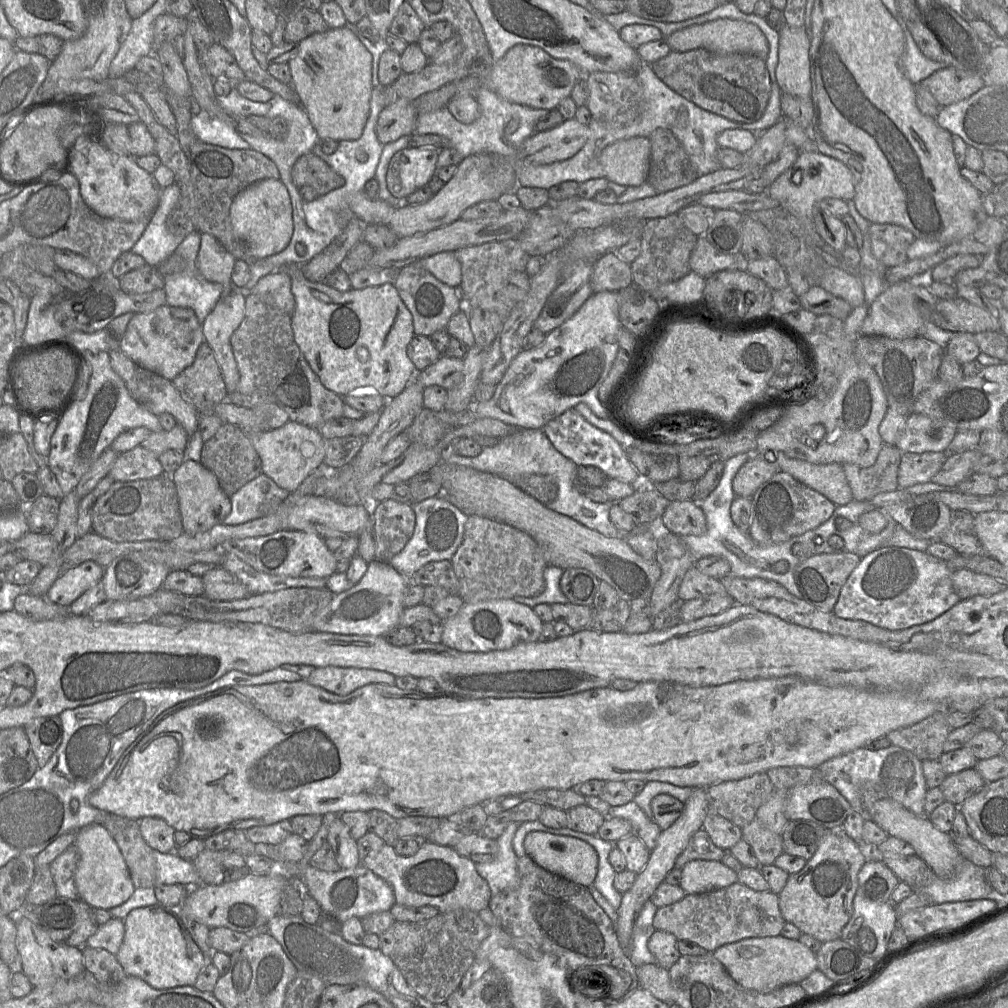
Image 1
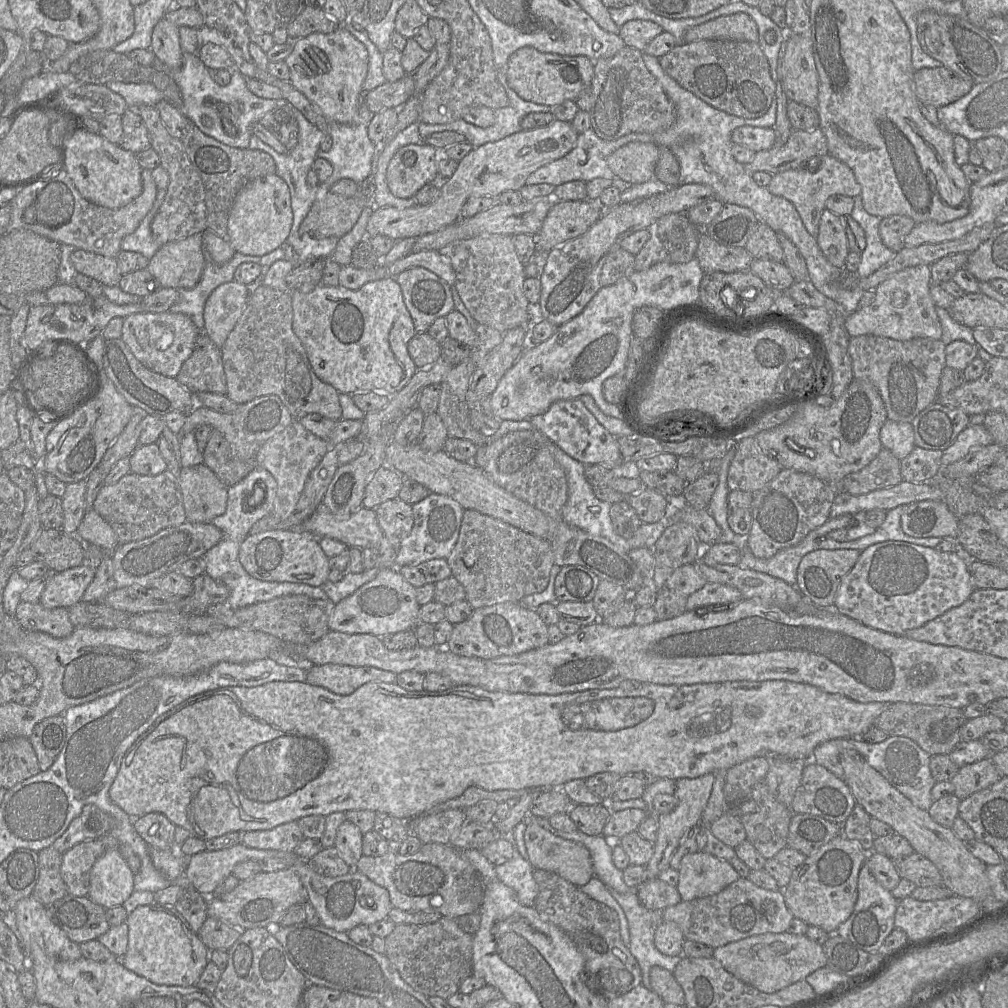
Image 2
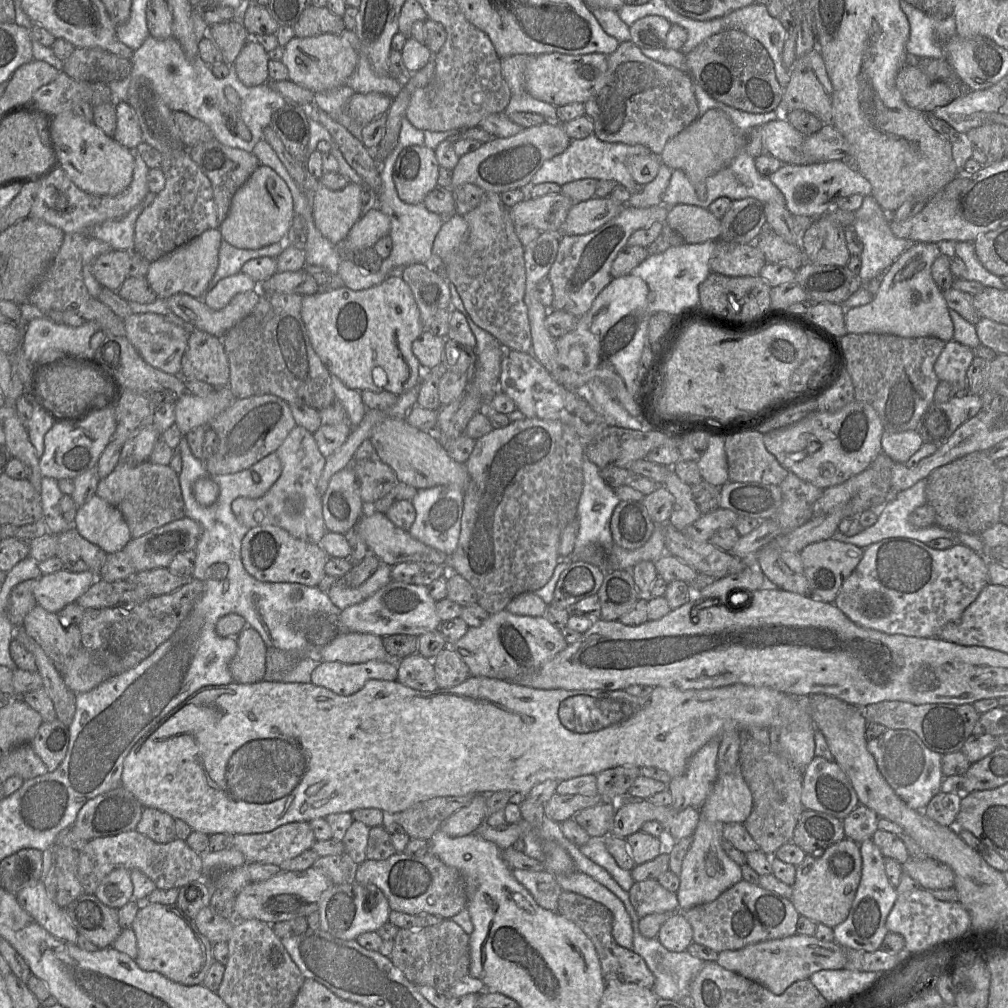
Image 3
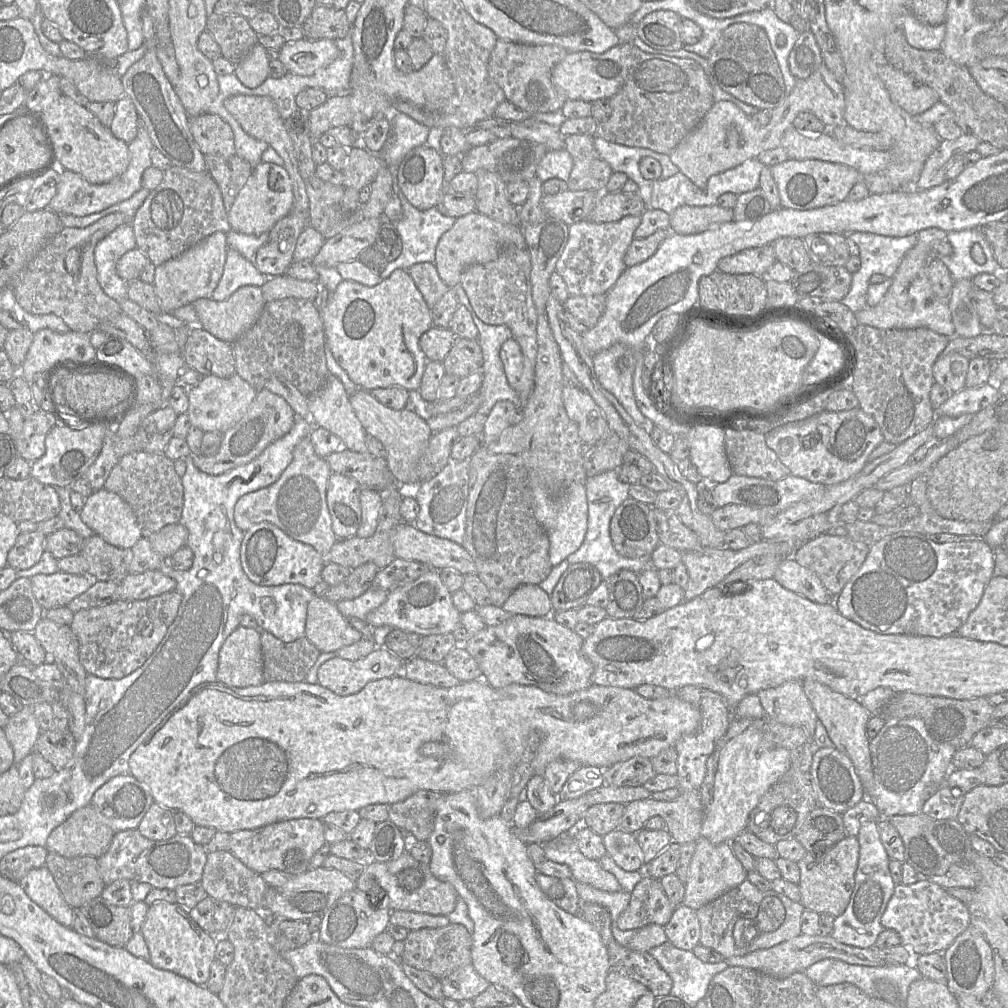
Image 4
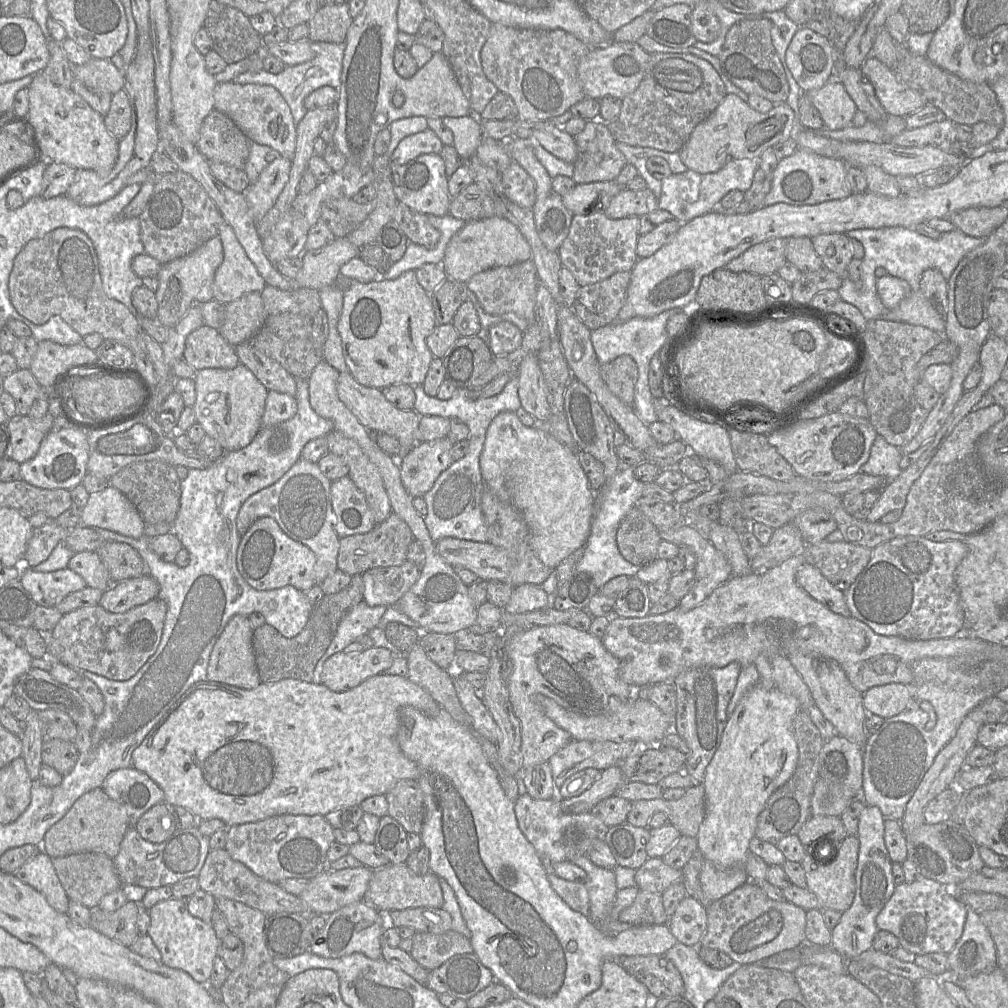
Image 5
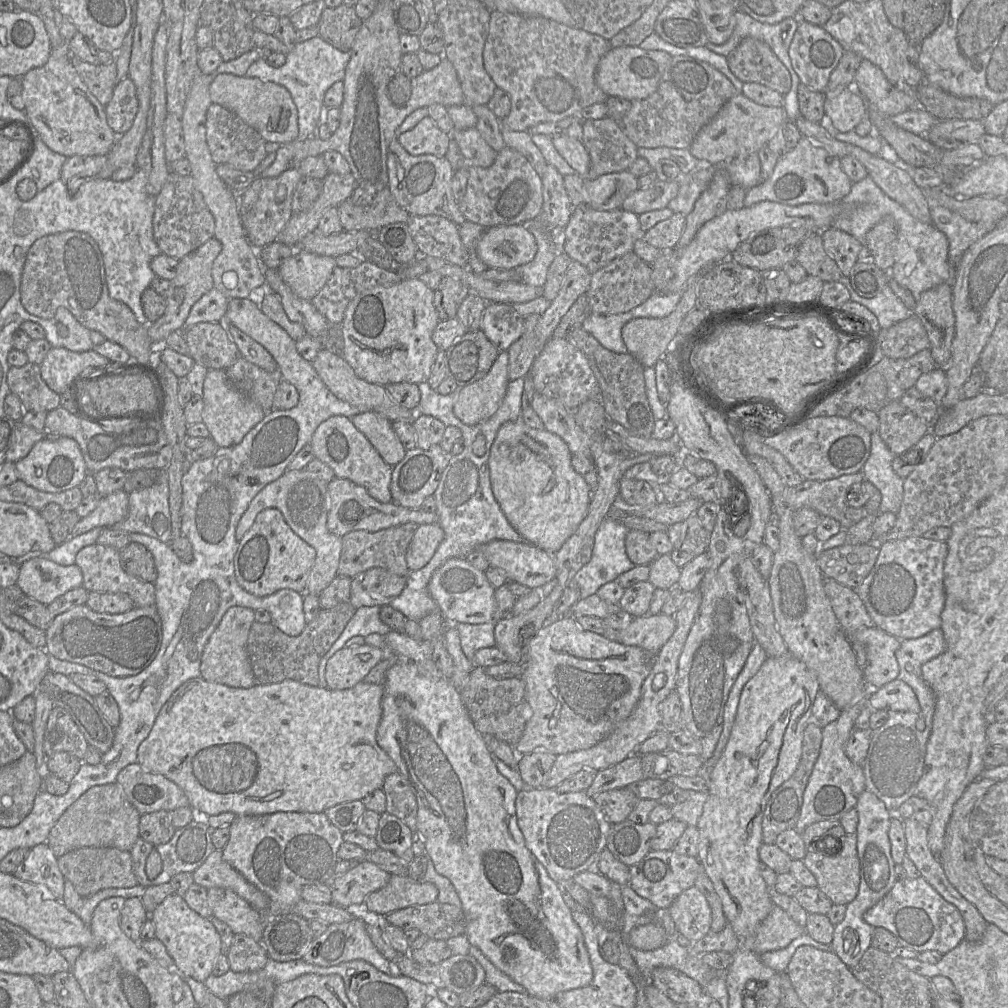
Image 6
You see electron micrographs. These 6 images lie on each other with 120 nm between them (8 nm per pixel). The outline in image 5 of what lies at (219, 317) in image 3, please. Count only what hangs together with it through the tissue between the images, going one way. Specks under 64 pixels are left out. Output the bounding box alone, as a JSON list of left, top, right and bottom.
[220,292,267,346]

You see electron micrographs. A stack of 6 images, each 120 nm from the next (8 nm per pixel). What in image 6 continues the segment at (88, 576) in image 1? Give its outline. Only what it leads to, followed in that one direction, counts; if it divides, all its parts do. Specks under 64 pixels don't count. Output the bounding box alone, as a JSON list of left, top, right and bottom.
[16,556,83,606]

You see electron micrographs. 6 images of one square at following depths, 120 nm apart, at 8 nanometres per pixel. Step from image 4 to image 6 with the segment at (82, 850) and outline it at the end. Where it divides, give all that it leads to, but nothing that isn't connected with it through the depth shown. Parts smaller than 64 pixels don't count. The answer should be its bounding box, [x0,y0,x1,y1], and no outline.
[46,783,140,858]

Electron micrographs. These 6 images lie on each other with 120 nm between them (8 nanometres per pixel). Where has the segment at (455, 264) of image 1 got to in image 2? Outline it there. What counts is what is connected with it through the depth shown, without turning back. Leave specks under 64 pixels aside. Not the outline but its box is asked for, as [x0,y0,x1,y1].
[386,251,455,286]

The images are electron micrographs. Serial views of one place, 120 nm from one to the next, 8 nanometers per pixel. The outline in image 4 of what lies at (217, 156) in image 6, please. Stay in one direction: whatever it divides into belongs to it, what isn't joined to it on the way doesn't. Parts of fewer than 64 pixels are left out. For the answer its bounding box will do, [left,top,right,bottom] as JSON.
[188,113,235,157]

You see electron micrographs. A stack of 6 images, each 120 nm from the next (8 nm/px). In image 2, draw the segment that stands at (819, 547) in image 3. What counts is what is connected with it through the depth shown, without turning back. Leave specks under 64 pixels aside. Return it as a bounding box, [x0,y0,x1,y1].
[797,549,860,609]

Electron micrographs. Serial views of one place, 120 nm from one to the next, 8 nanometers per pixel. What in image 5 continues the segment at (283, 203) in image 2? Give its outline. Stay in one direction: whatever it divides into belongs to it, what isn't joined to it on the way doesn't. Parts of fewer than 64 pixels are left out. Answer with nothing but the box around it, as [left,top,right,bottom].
[245,156,292,220]

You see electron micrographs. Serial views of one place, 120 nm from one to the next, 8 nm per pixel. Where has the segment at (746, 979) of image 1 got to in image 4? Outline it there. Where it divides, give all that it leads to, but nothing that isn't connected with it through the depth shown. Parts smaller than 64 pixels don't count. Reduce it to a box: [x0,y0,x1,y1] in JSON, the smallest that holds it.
[726,934,887,979]

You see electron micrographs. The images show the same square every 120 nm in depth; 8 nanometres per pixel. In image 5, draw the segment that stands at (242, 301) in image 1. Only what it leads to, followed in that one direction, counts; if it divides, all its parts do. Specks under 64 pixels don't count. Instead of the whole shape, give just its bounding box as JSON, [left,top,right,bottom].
[213,219,265,304]

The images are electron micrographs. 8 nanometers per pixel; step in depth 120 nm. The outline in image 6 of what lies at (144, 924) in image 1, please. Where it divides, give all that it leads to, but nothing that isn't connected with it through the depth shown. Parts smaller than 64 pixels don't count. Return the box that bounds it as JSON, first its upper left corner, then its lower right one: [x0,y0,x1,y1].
[150,894,222,982]

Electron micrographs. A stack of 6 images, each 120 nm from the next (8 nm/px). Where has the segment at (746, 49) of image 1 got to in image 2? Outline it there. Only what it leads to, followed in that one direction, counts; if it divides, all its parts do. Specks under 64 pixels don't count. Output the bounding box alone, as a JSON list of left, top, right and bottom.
[684,13,758,43]

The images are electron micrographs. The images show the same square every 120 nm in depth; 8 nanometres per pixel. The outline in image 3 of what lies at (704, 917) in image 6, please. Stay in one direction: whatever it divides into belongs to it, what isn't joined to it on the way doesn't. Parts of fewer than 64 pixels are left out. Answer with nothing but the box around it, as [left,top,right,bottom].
[657,912,693,952]

